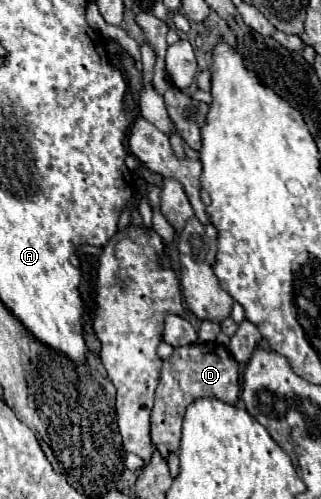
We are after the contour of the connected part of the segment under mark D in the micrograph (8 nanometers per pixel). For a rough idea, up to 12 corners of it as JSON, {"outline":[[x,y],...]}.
{"outline":[[176,348],[162,364],[152,444],[180,448],[198,398],[236,404],[240,366],[228,348]]}

